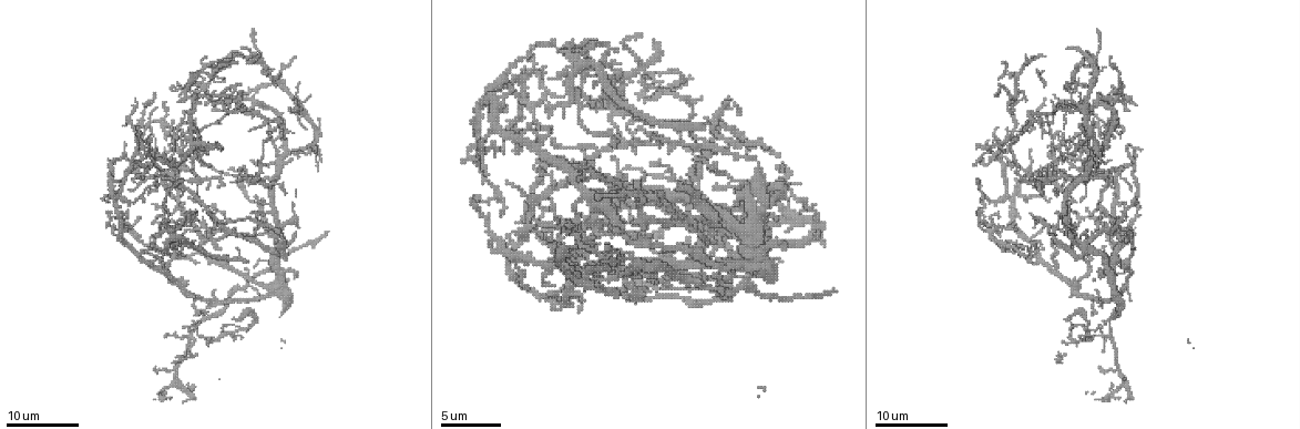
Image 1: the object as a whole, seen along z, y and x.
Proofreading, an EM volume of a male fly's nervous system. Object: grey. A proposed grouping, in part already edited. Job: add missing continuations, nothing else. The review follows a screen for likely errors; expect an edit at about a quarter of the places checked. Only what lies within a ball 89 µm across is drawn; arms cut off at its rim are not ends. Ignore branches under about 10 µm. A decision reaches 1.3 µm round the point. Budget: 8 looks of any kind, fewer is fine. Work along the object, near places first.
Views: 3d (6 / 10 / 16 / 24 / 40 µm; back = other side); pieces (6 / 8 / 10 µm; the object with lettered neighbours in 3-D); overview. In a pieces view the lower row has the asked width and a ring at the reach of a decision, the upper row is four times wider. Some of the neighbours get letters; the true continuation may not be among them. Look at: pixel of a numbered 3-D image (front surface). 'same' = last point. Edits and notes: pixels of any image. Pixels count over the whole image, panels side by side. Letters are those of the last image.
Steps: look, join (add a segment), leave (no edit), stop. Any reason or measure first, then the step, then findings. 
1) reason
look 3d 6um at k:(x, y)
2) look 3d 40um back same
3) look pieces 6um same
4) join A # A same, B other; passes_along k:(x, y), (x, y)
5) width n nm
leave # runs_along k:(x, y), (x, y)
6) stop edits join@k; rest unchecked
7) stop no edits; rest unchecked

free end
look 3d 16um at 1:(244, 48)

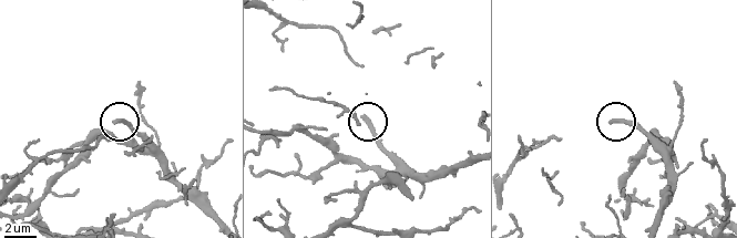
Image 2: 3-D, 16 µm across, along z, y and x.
what lies round it
look pieces 8um at 2:(365, 117)

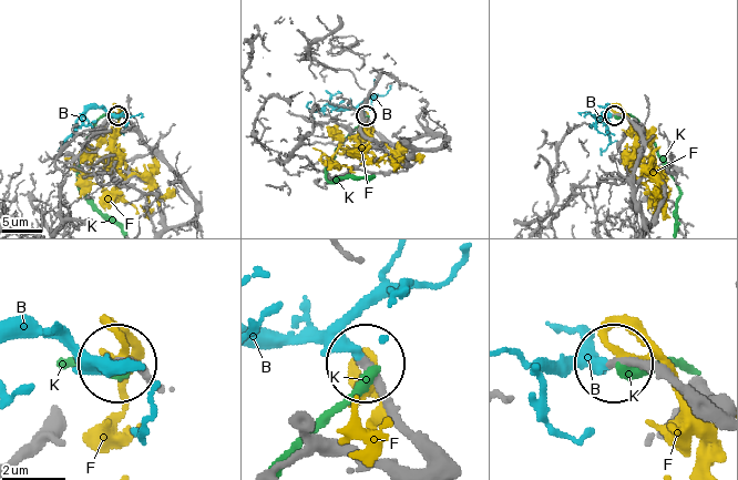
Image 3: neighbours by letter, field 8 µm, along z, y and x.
join B # B same, F other, K other; passes_along 3:(690, 399), (659, 373), (603, 367), (590, 344); it goes on there

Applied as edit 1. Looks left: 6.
an open end
look 3d 16um at 1:(1095, 30)

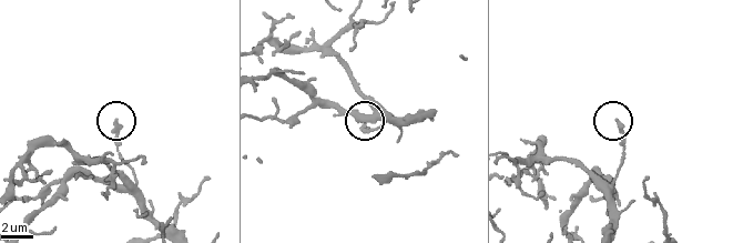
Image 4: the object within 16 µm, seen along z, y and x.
look pieces 6um at 4:(114, 121)

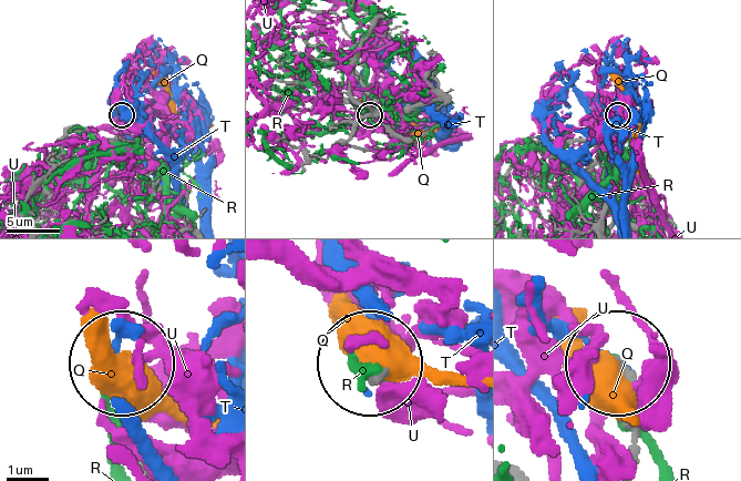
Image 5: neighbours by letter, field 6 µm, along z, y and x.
leave # Q other, R other, T other, U other; no lettered segment goes on from it

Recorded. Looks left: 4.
branch stops here
look 3d 16um at 1:(148, 191)

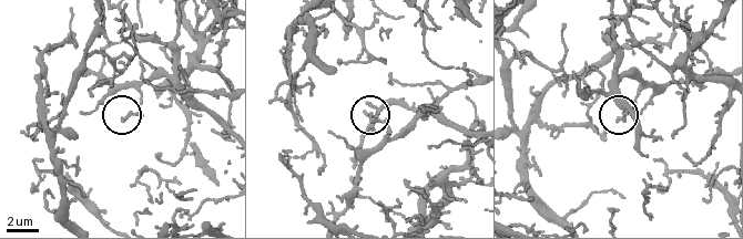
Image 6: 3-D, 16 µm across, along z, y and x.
look pieces 8um at 6:(617, 120)

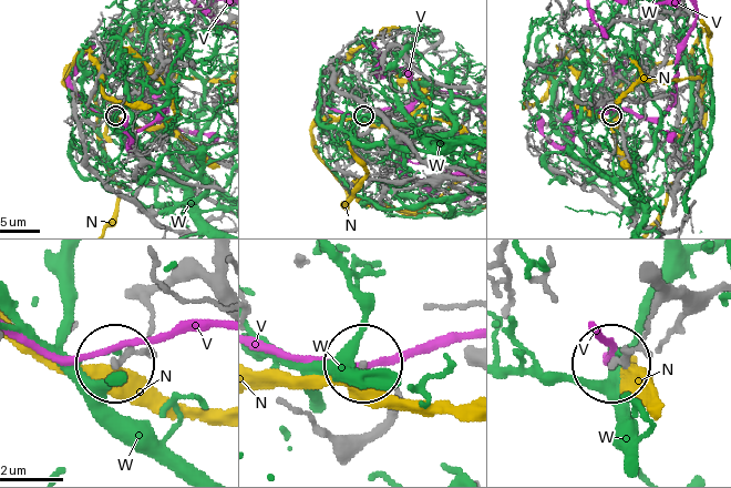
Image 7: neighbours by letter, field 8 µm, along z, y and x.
leave # N other, V other, W other; runs_along 7:(645, 277), (658, 300), (647, 331), (613, 359); none of them fits

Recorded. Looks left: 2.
branch stops here
look 3d 24um at 1:(1017, 230)

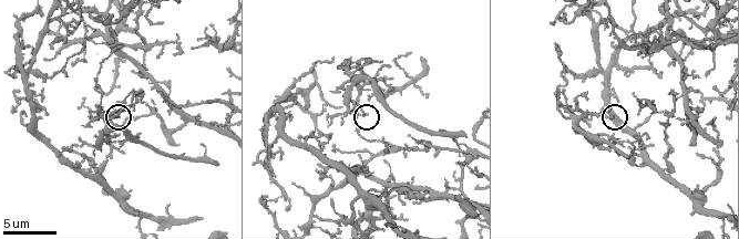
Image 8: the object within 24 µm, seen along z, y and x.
what lies round it
look pieces 10um at 8:(610, 118)

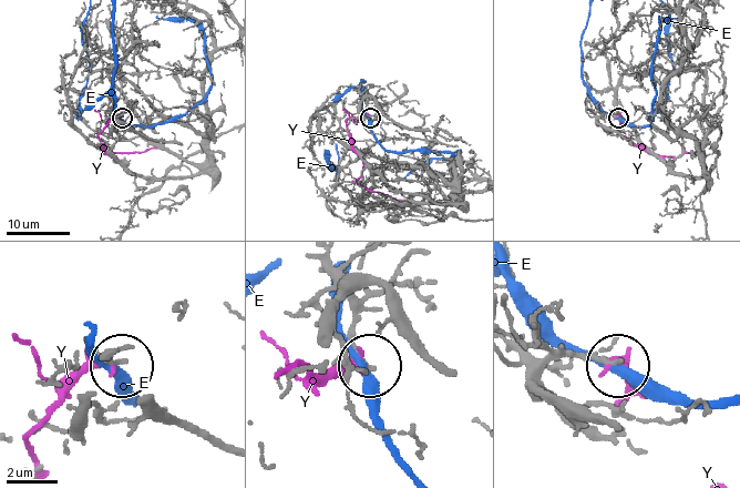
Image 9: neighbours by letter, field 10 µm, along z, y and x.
width 160 nm
leave # E other, Y other; no lettered segment goes on from it

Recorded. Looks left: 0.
stop edits join@3; rest unchecked

